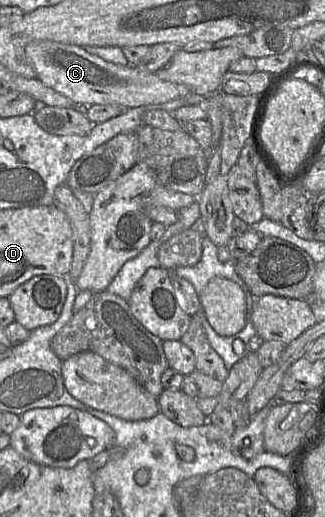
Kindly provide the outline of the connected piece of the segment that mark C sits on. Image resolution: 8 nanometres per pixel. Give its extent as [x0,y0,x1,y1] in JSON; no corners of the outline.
[25,40,192,109]

